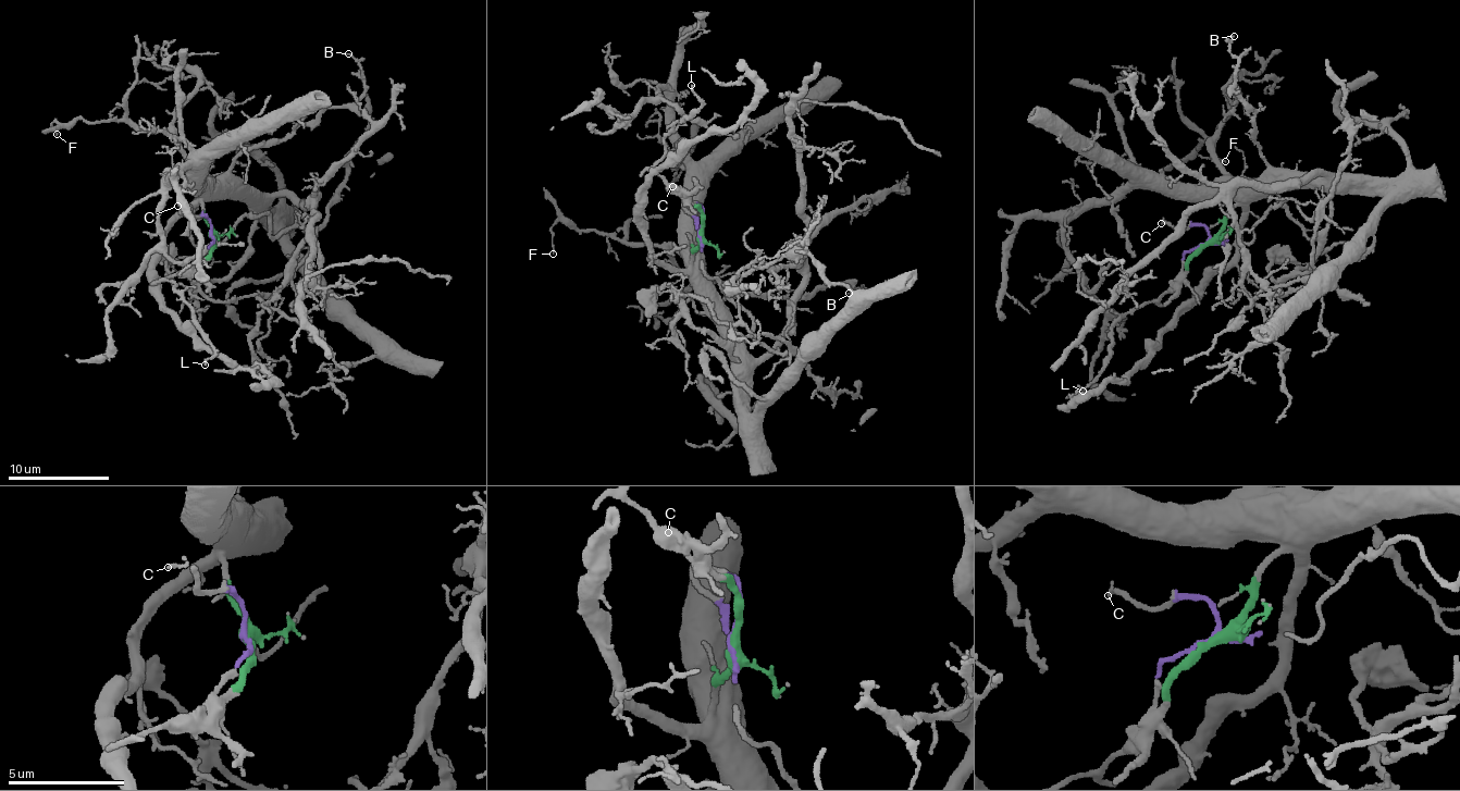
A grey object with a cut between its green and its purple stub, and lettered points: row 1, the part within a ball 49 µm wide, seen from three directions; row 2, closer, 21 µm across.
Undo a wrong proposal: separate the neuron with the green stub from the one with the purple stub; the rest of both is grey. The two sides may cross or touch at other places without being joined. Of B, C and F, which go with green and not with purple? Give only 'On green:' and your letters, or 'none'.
On green: B, F

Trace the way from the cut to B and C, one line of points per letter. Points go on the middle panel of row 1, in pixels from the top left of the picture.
B: (700, 231), (693, 264), (721, 303), (740, 295), (807, 298), (846, 285), (864, 294), (849, 293)
C: (700, 231), (679, 188), (671, 185)

